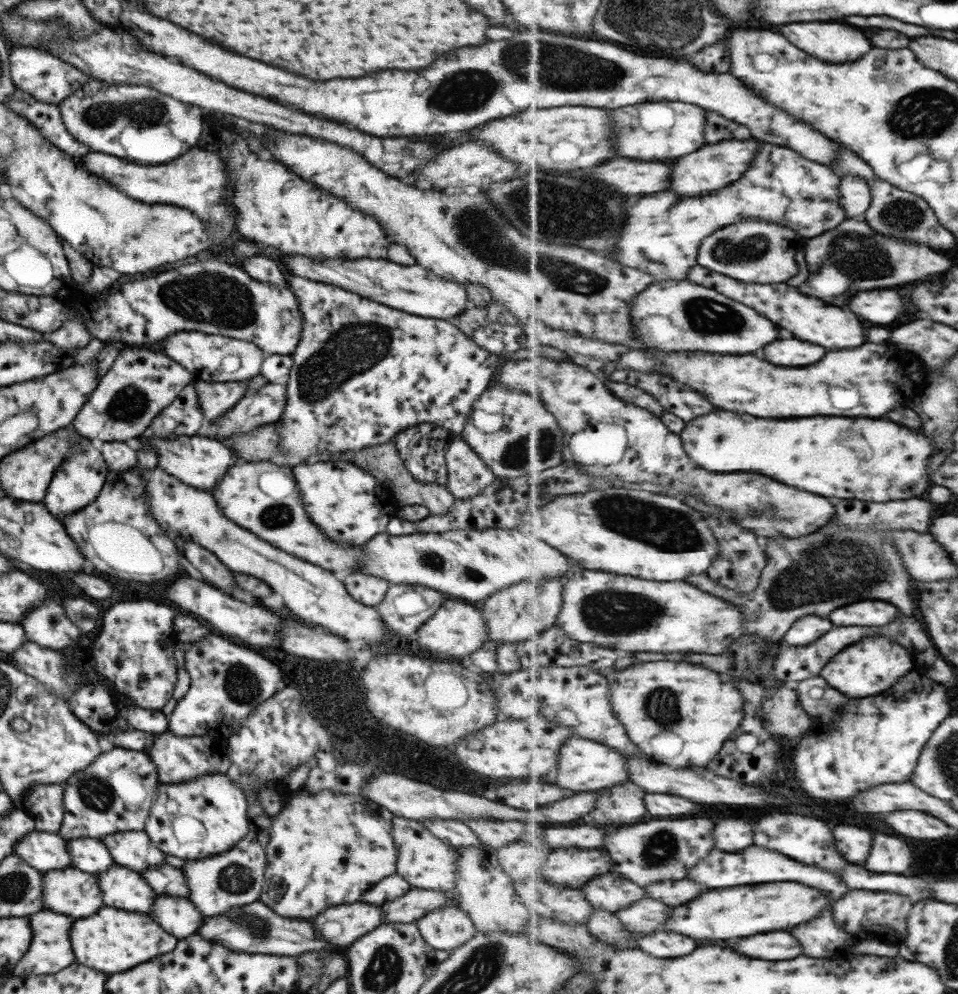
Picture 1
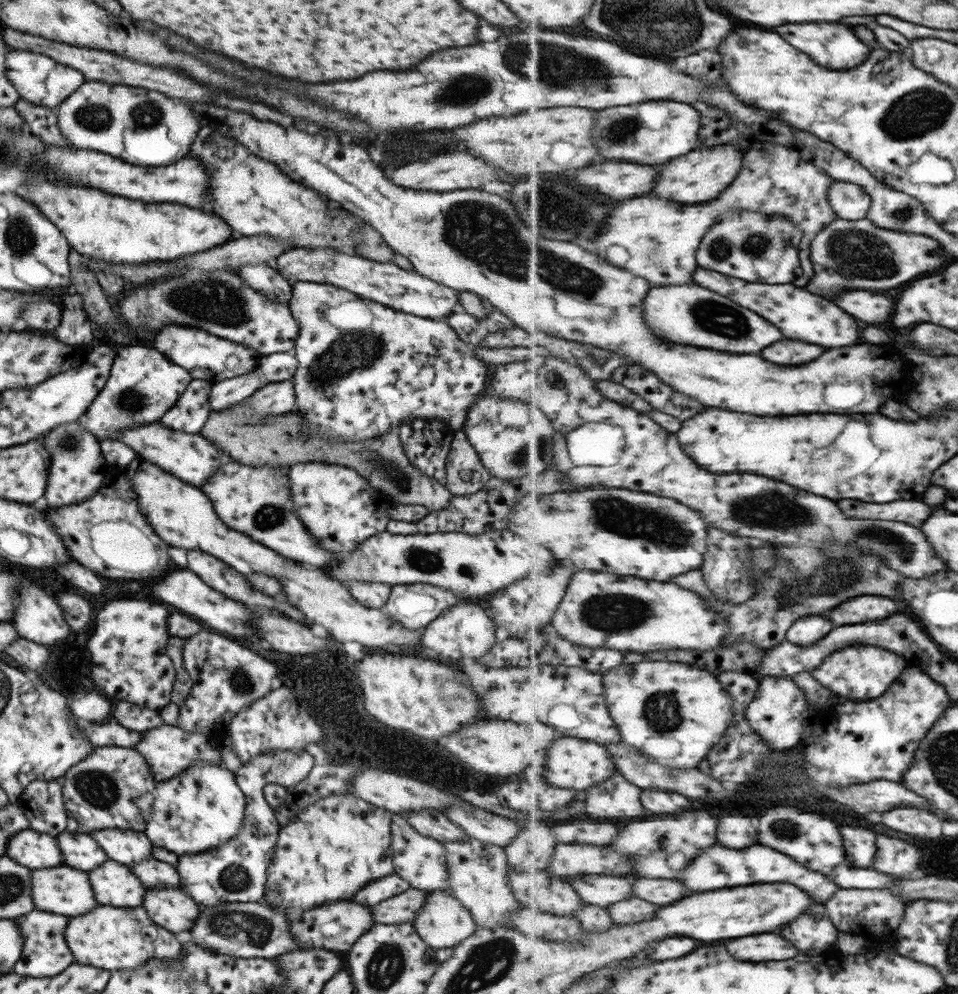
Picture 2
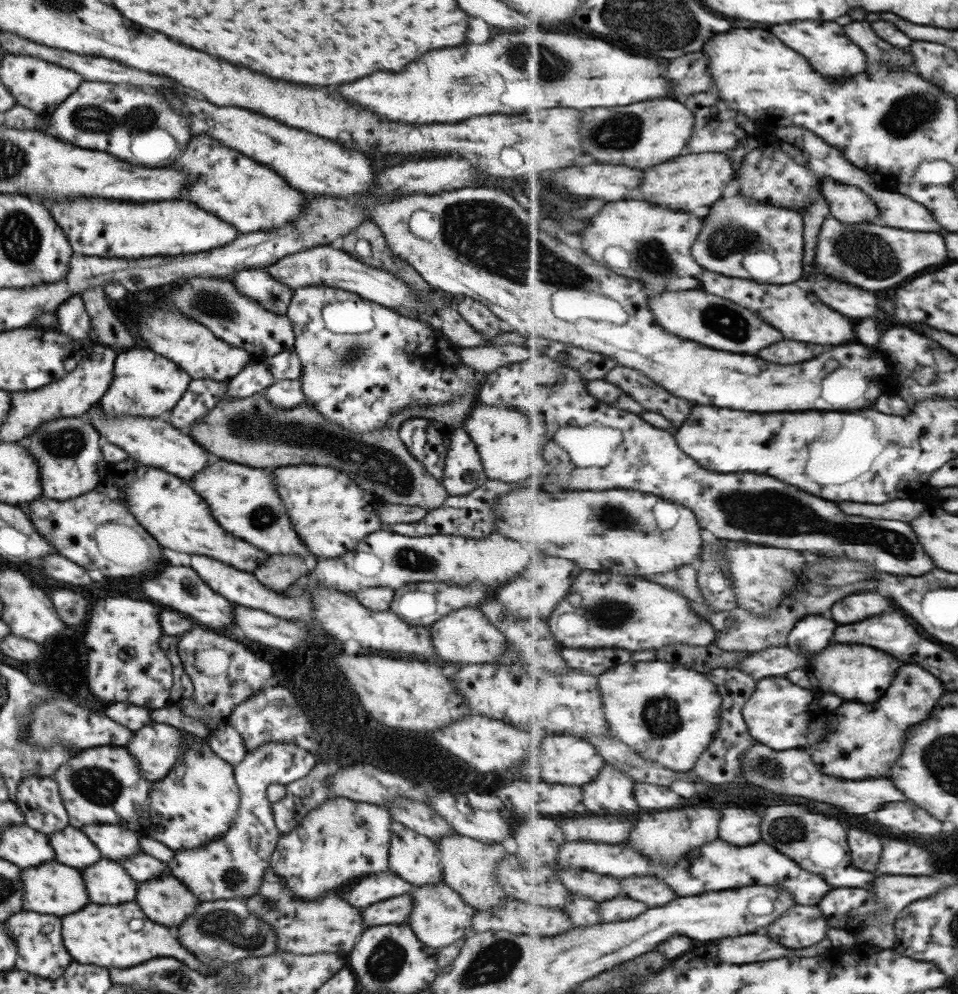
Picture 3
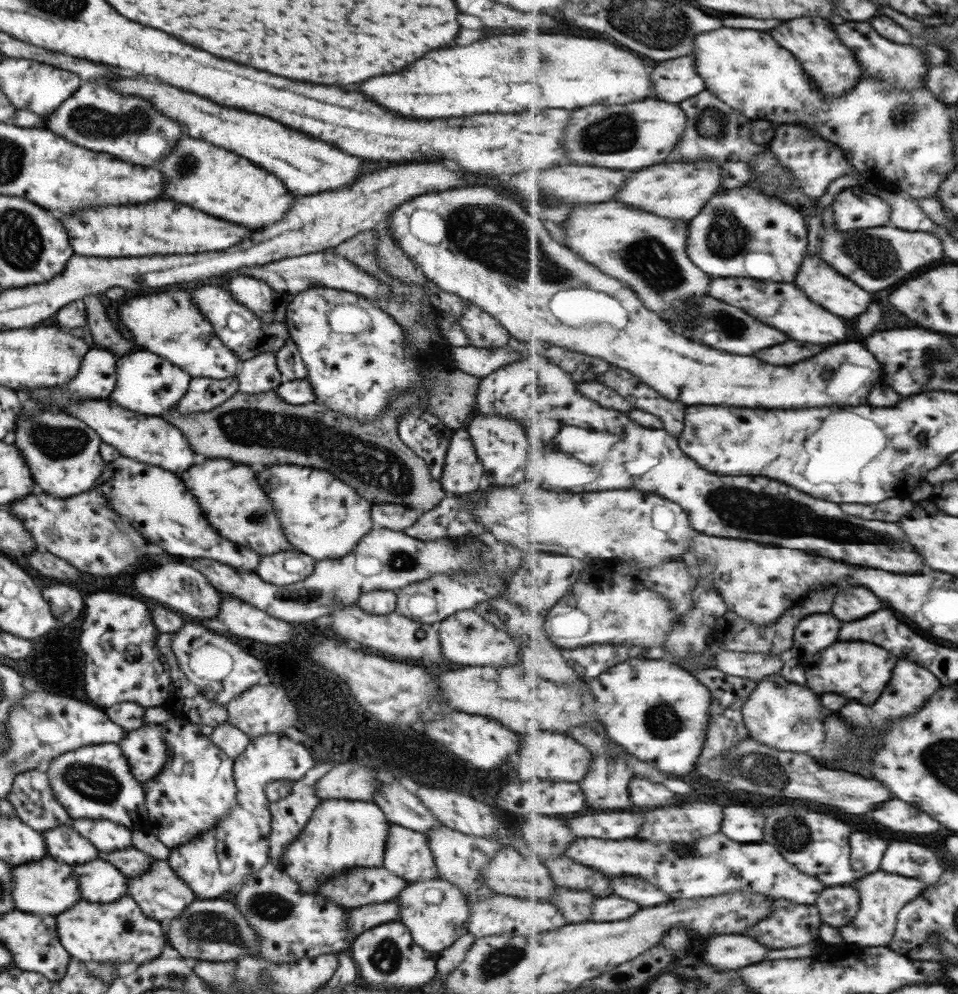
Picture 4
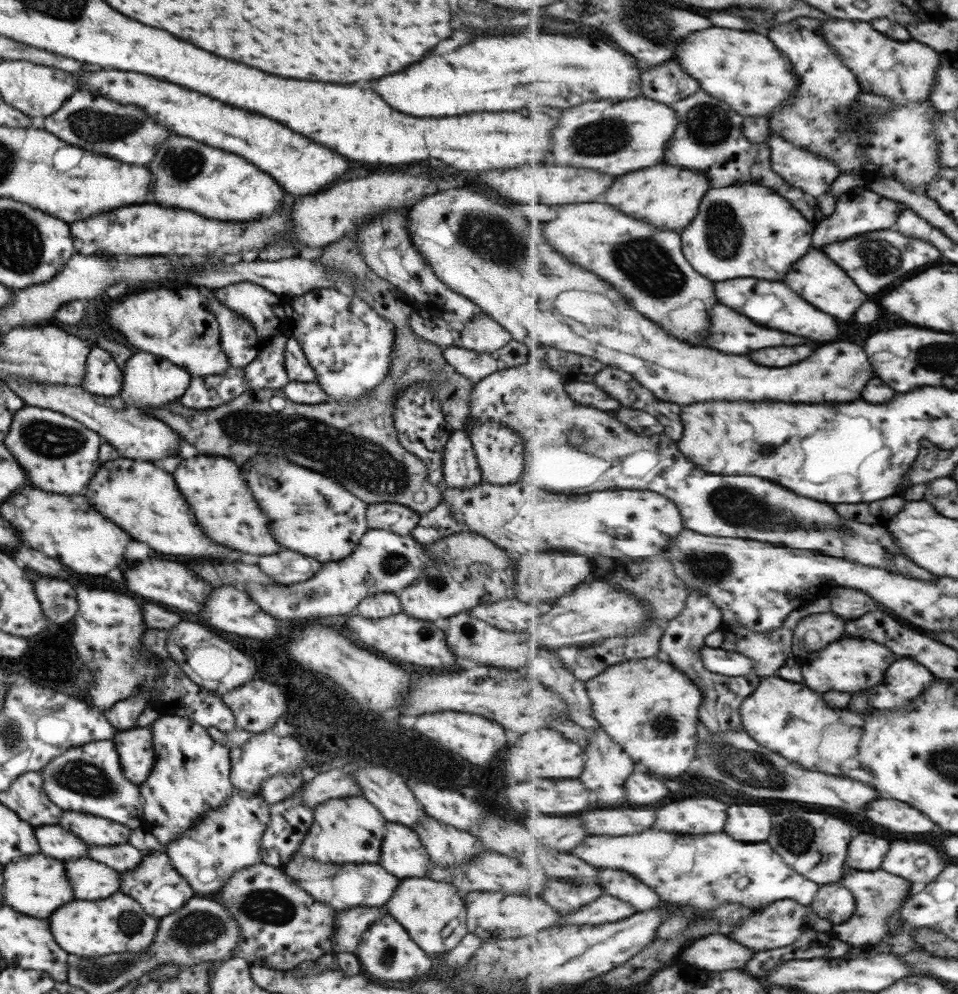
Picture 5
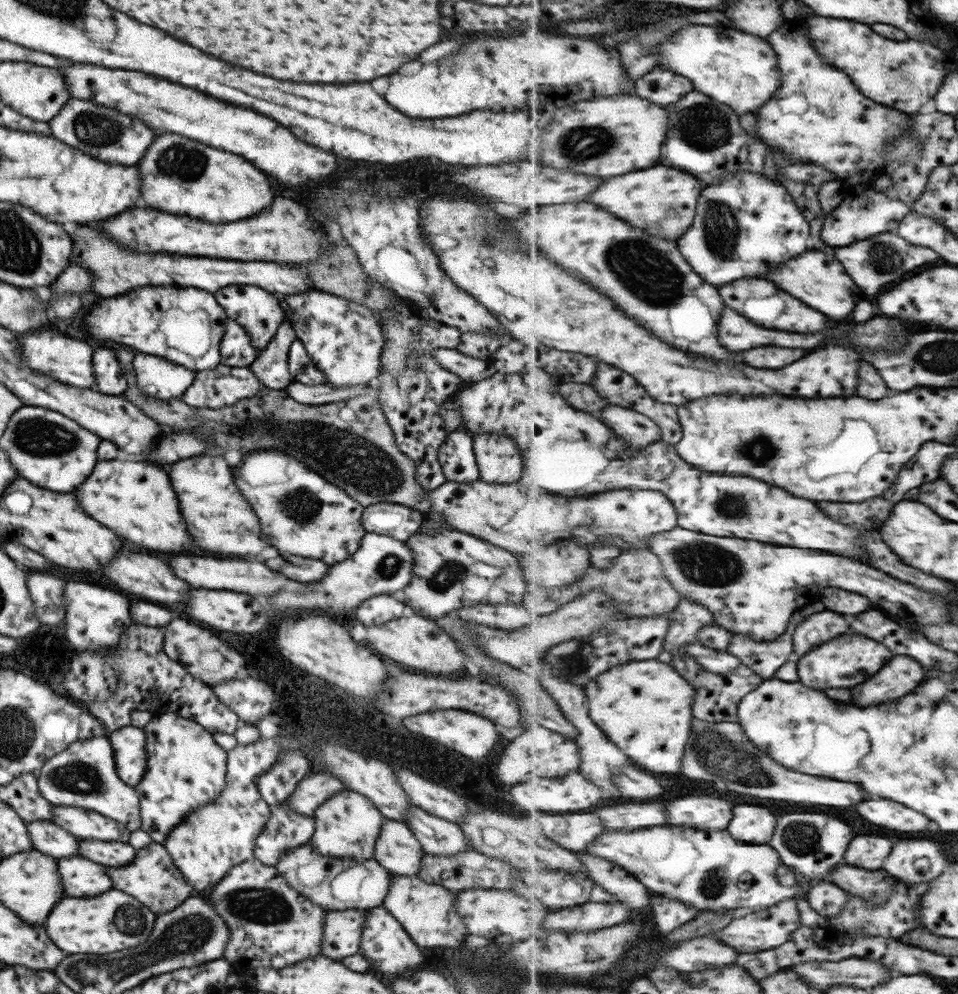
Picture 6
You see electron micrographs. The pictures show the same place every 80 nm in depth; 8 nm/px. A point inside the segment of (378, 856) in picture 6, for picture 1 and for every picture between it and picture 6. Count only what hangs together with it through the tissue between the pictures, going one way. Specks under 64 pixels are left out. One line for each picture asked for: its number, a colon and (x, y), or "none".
1: (423, 861)
2: (420, 860)
3: (413, 857)
4: (406, 854)
5: (401, 854)

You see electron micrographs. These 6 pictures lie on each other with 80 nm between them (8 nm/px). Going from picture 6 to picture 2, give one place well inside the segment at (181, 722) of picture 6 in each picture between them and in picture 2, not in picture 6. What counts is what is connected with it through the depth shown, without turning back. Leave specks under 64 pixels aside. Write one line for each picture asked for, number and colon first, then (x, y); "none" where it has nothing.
2: (199, 808)
3: (196, 801)
4: (195, 788)
5: (191, 776)

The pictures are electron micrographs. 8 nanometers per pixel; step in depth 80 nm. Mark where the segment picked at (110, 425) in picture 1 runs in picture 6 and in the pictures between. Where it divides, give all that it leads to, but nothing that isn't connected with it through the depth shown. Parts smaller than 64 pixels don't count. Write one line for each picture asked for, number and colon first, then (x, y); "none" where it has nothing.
2: (142, 384)
3: (145, 384)
4: (147, 384)
5: (149, 381)
6: (155, 376)

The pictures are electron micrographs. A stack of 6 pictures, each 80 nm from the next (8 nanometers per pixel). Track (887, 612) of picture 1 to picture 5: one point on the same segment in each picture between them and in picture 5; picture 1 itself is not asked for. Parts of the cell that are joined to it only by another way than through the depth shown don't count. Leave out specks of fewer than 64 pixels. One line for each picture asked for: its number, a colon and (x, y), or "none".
2: (867, 608)
3: (861, 606)
4: (854, 603)
5: (848, 603)

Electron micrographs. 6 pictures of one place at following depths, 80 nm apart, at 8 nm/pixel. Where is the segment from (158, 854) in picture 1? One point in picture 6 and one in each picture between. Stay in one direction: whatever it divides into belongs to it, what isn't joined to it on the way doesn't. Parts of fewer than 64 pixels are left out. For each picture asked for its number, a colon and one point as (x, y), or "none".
2: (123, 846)
3: (113, 841)
4: (104, 835)
5: (93, 830)
6: (84, 824)

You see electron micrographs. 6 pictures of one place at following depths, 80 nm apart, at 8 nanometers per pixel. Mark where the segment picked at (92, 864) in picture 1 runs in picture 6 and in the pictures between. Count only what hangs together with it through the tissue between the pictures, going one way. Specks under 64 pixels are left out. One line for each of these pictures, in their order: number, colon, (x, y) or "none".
2: (80, 851)
3: (71, 847)
4: (62, 843)
5: (53, 841)
6: (46, 837)

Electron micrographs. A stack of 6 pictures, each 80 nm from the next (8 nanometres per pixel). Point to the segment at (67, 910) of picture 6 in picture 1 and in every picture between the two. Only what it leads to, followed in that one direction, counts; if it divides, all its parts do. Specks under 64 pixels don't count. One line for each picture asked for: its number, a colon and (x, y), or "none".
1: (111, 940)
2: (113, 938)
3: (120, 935)
4: (117, 931)
5: (117, 925)

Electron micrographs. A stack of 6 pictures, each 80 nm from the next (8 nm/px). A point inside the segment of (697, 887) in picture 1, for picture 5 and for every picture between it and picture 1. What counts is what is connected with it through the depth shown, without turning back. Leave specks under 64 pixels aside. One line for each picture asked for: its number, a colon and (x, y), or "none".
2: (663, 892)
3: (652, 891)
4: (643, 892)
5: (621, 884)

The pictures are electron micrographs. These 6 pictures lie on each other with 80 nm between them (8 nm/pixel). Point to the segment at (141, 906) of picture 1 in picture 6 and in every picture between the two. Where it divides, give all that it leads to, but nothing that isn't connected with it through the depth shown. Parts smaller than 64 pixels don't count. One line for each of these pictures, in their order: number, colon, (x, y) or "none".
2: (113, 884)
3: (106, 883)
4: (98, 881)
5: (90, 879)
6: (78, 877)

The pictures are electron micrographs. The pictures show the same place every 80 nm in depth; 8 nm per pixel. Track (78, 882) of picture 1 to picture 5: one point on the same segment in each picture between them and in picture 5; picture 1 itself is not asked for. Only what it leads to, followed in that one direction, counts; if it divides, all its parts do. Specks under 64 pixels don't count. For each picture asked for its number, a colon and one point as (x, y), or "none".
2: (63, 890)
3: (52, 888)
4: (46, 886)
5: (34, 885)

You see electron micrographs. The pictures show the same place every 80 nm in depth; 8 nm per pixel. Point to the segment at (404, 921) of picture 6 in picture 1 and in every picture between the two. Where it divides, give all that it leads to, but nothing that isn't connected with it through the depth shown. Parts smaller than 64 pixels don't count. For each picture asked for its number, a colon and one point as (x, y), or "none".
1: (445, 928)
2: (442, 921)
3: (438, 917)
4: (434, 912)
5: (432, 913)

